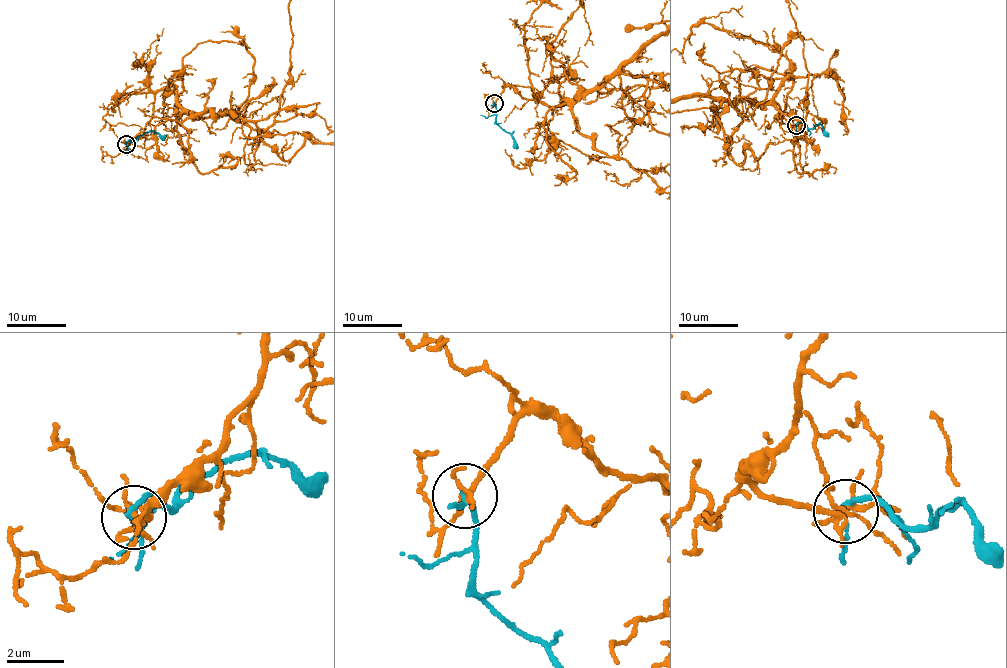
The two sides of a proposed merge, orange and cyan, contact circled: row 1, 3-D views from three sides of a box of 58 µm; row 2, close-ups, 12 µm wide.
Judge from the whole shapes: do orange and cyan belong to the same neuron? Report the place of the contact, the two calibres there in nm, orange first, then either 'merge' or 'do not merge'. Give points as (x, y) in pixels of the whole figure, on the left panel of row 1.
at (126, 144); 180 nm thick on the orange side, 120 nm on the other; do not merge

